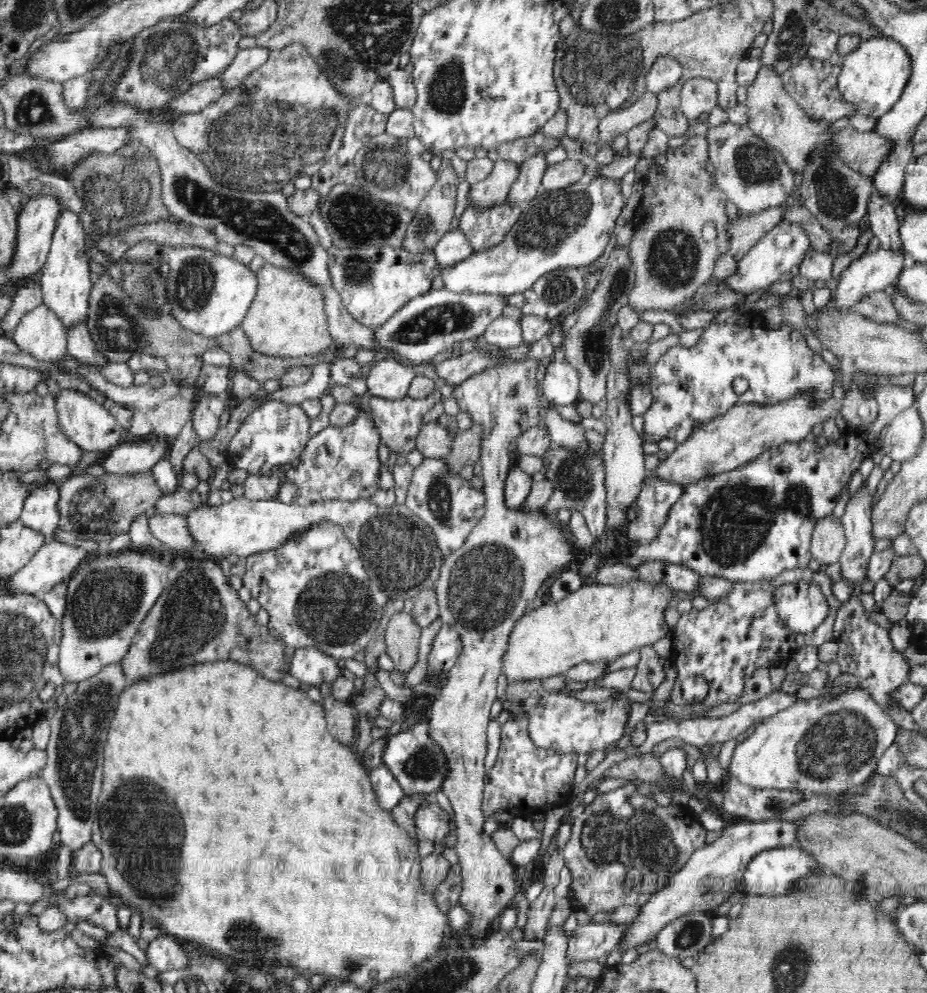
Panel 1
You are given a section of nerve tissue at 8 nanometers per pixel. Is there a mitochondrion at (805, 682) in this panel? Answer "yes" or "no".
no

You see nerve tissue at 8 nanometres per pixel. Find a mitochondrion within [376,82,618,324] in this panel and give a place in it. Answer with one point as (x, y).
(557, 217)

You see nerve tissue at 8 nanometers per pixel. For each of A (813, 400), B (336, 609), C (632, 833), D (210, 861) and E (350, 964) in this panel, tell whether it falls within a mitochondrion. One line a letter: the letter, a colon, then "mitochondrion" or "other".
A: other
B: mitochondrion
C: mitochondrion
D: other
E: mitochondrion

